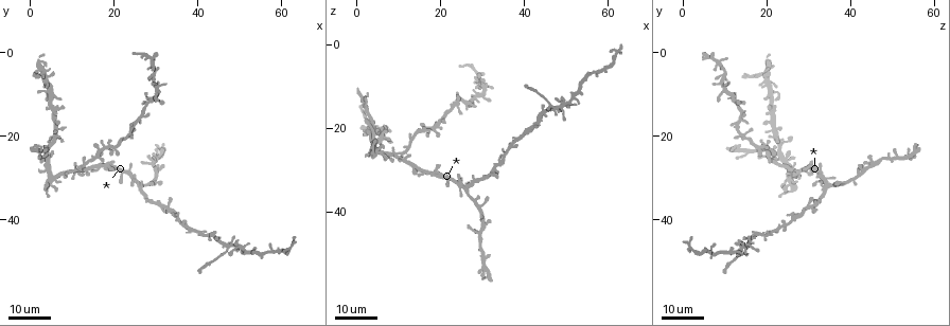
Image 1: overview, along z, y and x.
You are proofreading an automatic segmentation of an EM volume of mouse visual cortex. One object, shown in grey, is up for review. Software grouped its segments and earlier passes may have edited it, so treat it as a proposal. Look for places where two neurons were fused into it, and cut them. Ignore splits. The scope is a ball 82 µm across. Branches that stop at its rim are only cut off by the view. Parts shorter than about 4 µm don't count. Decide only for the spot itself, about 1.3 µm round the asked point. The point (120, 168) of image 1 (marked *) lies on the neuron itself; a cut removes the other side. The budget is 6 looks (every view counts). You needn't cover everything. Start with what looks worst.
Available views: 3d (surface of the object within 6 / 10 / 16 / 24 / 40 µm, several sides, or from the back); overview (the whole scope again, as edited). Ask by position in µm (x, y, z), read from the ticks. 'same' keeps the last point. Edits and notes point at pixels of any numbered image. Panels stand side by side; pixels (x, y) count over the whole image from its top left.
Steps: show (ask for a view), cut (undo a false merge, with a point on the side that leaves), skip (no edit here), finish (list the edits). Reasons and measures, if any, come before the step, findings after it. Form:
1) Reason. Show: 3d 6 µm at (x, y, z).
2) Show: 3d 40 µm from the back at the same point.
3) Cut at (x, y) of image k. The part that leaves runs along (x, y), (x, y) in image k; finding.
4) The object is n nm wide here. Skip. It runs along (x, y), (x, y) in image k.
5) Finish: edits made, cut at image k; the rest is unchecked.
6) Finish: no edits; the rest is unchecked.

Show: 3d 16 µm at (47.0, 47.0, 15.0).

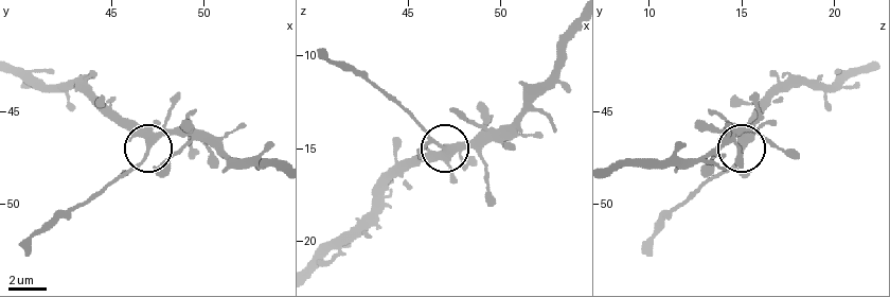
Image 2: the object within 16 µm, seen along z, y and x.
Show: 3d 6 µm at (47.1, 46.9, 15.0).

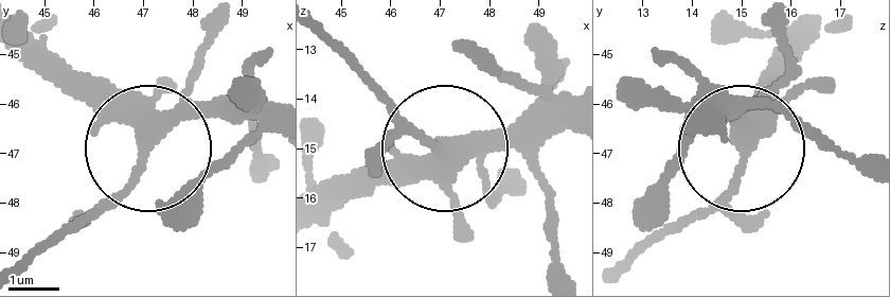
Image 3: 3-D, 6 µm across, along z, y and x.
Cut at (82, 212) of image 3. The part that leaves runs along (131, 175), (21, 260) in image 3; a second neuron is stuck on.

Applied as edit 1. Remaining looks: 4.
Four-way junction. Show: 3d 16 µm at (9.5, 28.5, 26.5).

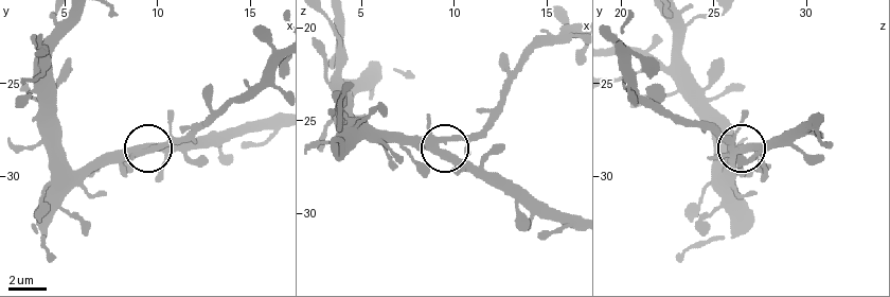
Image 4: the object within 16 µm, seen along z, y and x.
Show: 3d 10 µm at (9.6, 28.7, 26.0).

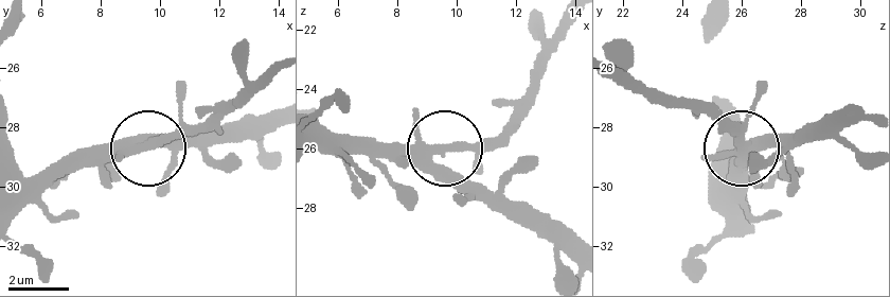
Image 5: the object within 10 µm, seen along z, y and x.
Skip. It runs along (570, 258), (486, 205), (439, 154), (368, 152) in image 5; one neuron here.

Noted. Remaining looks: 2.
Four or more arms meet. Show: 3d 24 µm at (23.5, 20.0, 15.0).

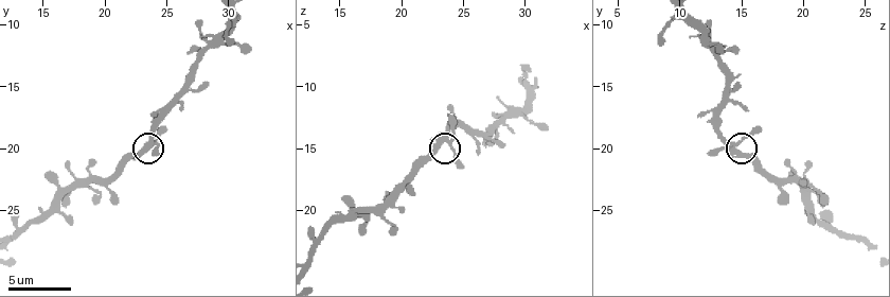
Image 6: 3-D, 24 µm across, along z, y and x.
Show: 3d 10 µm at (24.0, 19.6, 14.6).

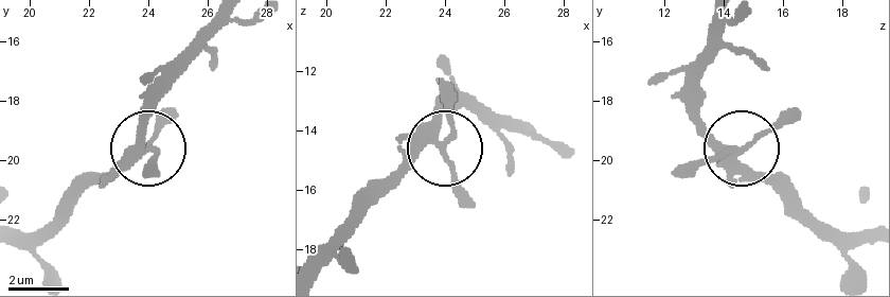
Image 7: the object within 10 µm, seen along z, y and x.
Skip. It runs along (855, 234), (824, 232), (735, 161), (791, 108) in image 7; one neuron here.

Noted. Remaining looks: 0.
Finish: edits made, cut at image 3; the rest is unchecked.

